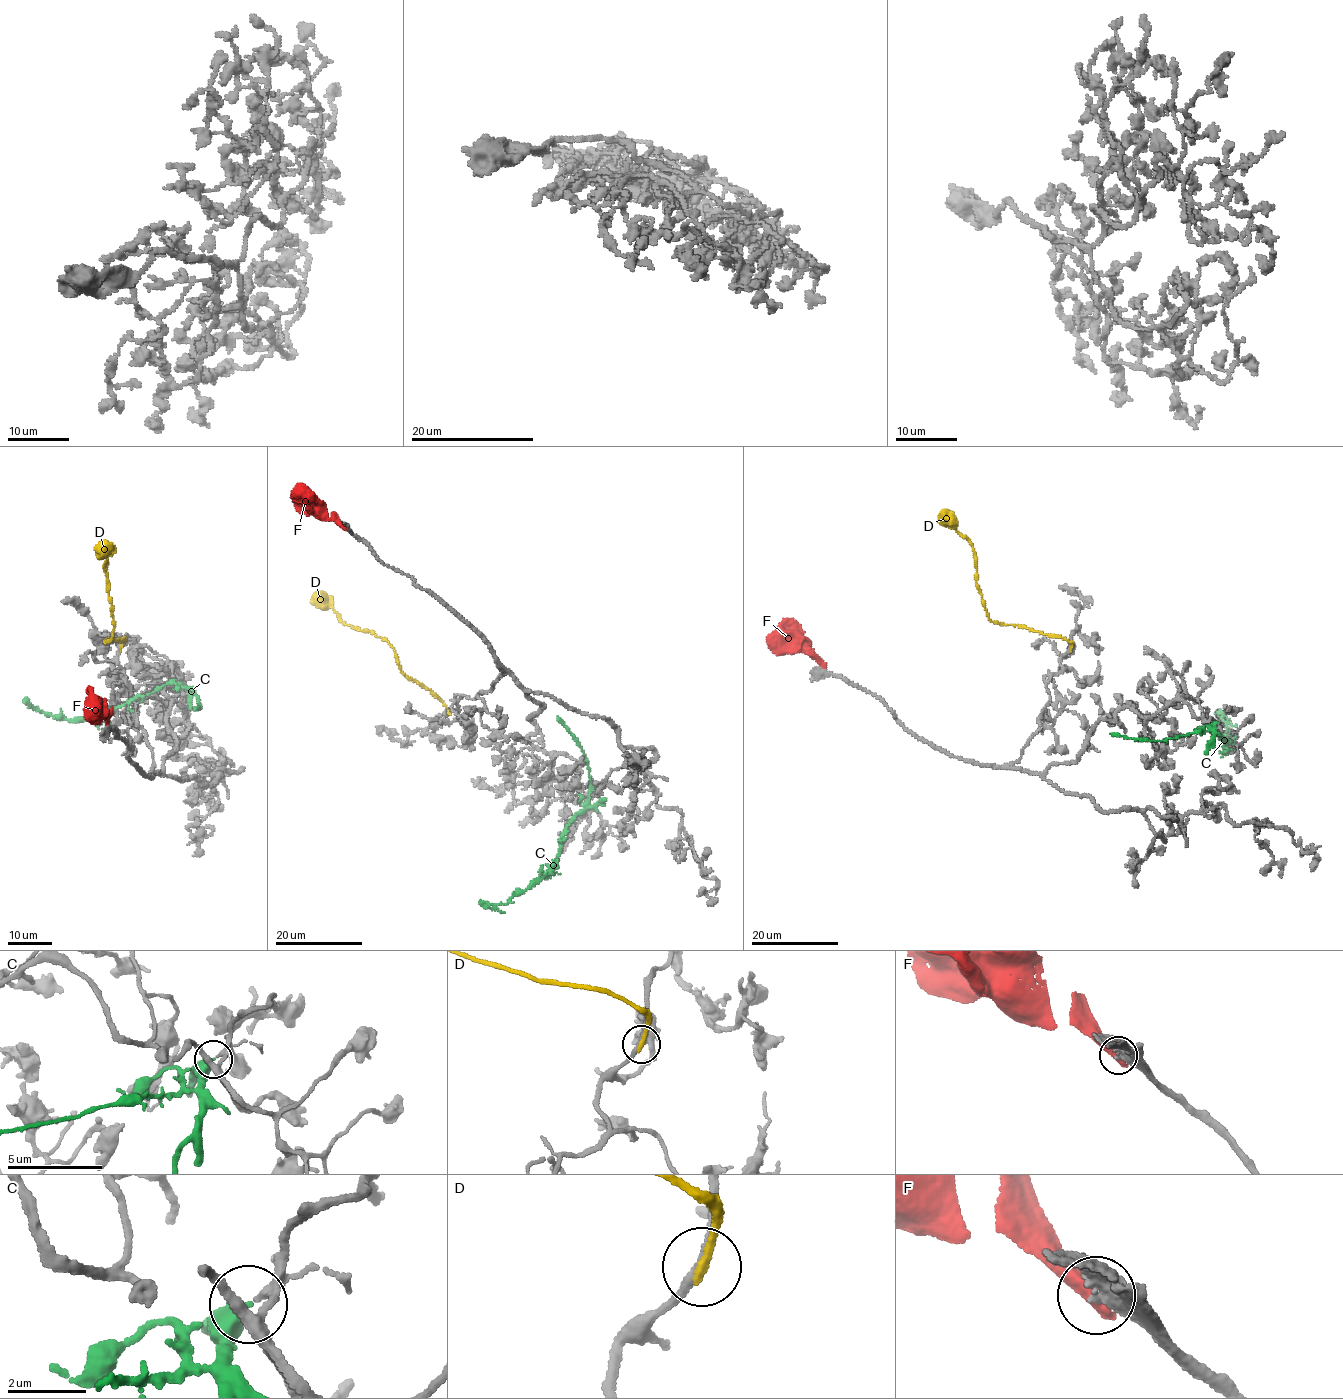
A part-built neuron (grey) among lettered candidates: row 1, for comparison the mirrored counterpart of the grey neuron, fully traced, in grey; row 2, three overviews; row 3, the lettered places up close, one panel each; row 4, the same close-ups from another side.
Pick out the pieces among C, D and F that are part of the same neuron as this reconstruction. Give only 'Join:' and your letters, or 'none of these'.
Join: none of these

